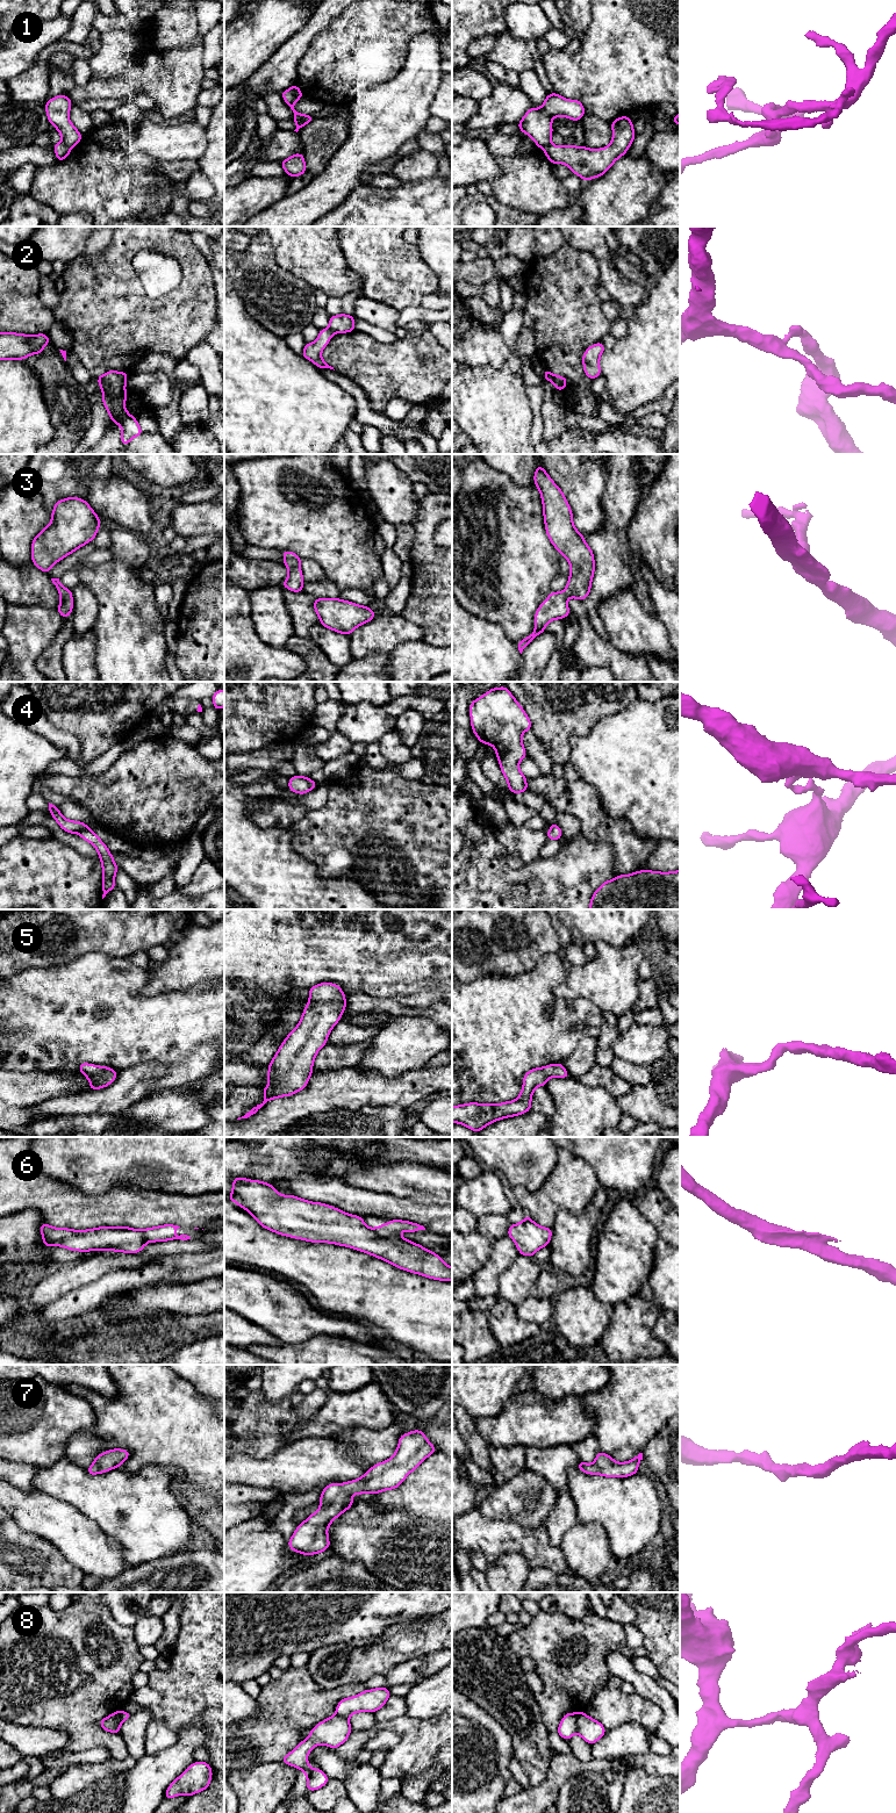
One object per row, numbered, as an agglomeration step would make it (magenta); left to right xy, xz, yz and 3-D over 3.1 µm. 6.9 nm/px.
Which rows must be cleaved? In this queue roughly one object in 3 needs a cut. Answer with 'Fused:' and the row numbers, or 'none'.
Fused: 1, 2, 4, 8

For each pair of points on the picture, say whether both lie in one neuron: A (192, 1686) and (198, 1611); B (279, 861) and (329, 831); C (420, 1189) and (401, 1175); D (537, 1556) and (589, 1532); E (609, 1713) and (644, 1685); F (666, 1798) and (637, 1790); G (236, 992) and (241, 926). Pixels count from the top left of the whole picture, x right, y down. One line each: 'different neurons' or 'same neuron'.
A: same neuron
B: different neurons
C: same neuron
D: different neurons
E: different neurons
F: same neuron
G: different neurons

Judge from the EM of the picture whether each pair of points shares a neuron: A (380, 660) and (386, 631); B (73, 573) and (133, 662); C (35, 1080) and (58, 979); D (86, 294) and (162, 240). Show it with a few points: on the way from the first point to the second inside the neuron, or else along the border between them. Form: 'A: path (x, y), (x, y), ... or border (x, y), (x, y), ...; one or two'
A: border (387, 654), (371, 652), (355, 659); two
B: border (100, 565), (83, 567), (79, 570), (78, 582); two
C: border (12, 1069), (20, 1071), (59, 1071); two
D: path (105, 275), (140, 240), (143, 240); one

